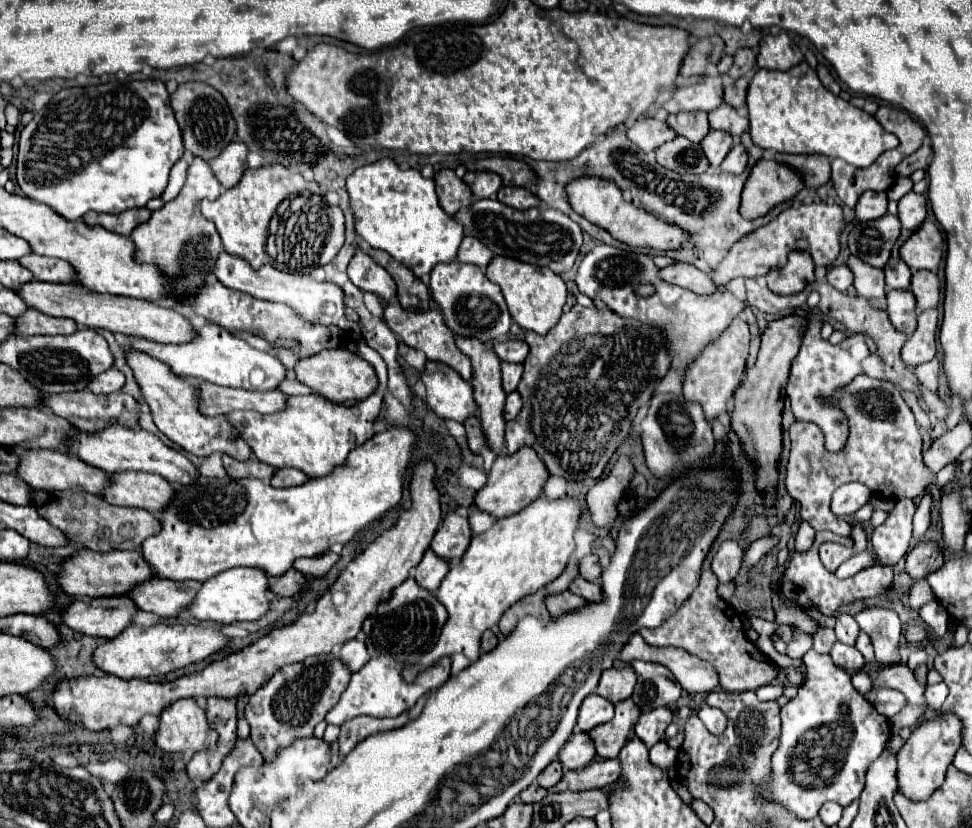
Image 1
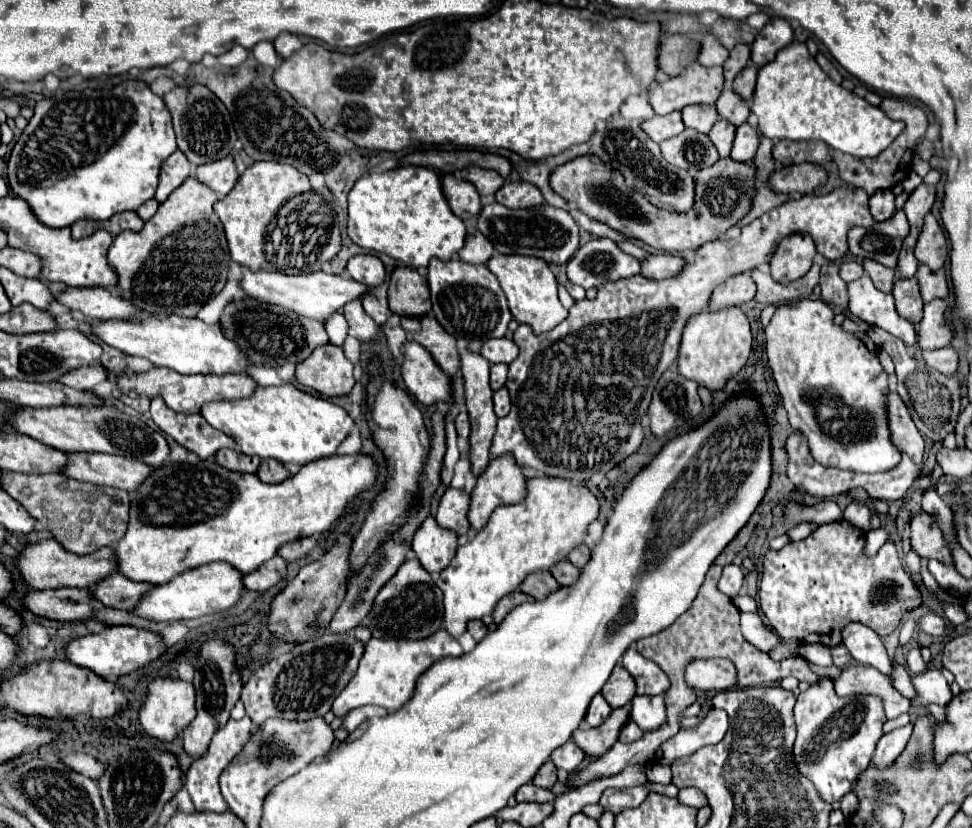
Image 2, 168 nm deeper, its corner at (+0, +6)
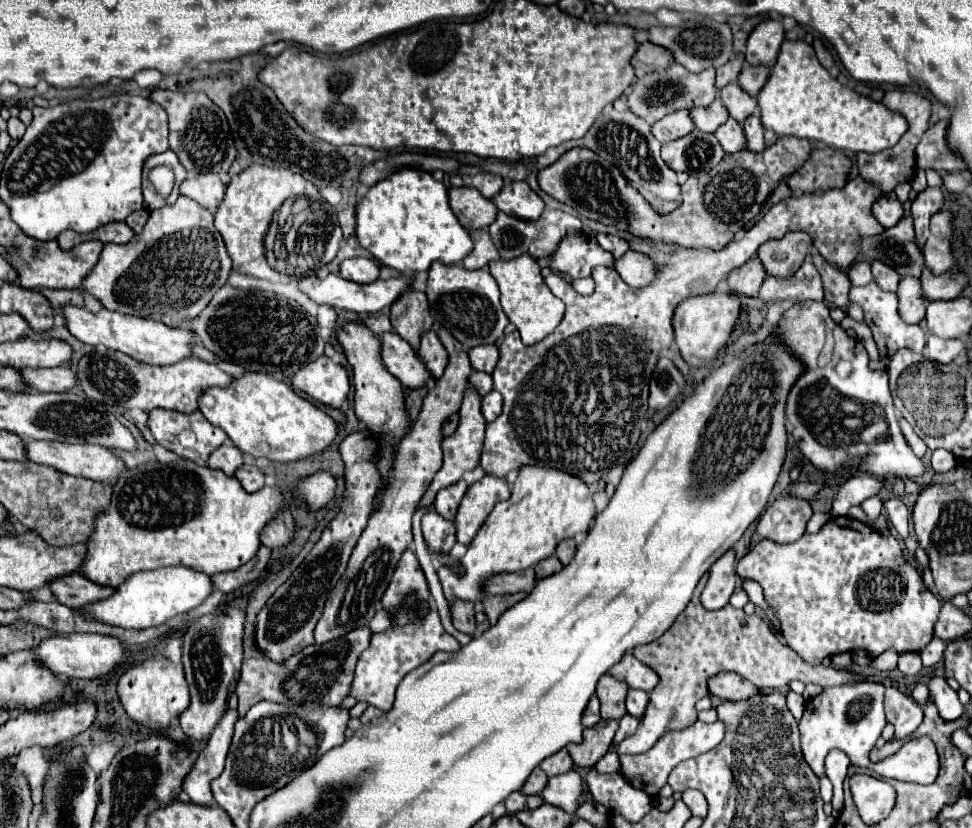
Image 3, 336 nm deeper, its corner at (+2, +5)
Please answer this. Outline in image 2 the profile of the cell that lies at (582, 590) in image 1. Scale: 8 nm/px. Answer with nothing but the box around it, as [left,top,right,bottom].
[551,561,579,585]

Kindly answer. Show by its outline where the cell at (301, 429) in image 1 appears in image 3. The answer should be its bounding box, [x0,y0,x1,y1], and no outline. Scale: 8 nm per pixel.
[199,372,339,462]

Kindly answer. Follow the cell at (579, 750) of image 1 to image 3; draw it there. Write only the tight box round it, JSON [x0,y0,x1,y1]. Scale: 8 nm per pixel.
[541,748,575,776]

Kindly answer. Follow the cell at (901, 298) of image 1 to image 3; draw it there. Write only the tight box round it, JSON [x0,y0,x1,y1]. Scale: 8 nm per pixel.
[897,276,927,324]

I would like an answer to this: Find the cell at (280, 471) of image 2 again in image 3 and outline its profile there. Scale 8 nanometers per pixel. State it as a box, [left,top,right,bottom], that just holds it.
[235,464,265,492]

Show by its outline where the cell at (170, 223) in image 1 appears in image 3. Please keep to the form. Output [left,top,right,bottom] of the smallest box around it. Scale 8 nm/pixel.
[83,196,231,326]

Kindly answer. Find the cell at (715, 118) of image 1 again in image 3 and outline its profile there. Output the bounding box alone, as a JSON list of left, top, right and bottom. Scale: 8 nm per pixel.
[719,84,757,124]

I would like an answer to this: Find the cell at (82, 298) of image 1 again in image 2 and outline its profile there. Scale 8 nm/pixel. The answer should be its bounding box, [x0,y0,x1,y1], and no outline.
[57,287,139,321]

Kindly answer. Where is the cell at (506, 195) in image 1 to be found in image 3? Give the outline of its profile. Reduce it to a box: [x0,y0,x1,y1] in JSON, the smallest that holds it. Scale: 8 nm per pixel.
[493,182,545,220]

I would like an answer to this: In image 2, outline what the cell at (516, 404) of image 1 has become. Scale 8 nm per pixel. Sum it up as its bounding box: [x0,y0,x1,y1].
[493,389,511,417]

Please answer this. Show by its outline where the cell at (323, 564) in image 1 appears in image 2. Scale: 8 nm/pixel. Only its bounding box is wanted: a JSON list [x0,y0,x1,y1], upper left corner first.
[279,537,317,561]

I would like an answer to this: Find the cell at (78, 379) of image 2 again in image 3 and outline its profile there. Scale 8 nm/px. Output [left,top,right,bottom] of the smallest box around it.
[21,366,77,392]

